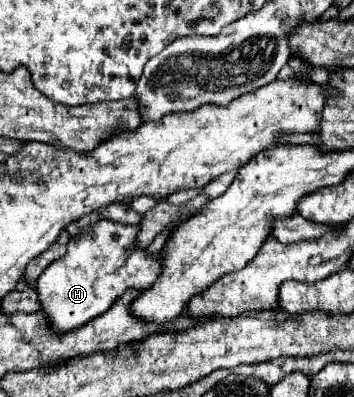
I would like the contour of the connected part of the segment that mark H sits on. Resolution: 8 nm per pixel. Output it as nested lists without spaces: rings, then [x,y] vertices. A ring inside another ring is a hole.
[[[101,220],[85,234],[71,238],[71,242],[67,244],[67,254],[63,258],[51,262],[41,272],[41,276],[35,282],[35,290],[39,296],[39,304],[41,304],[39,310],[45,314],[47,326],[51,332],[63,334],[63,332],[81,328],[89,320],[107,312],[127,290],[143,292],[143,290],[147,290],[147,286],[151,286],[151,282],[155,282],[155,278],[159,276],[159,254],[149,256],[147,250],[141,250],[141,248],[127,250],[133,246],[137,232],[139,232],[139,226],[125,226],[119,222]]]

